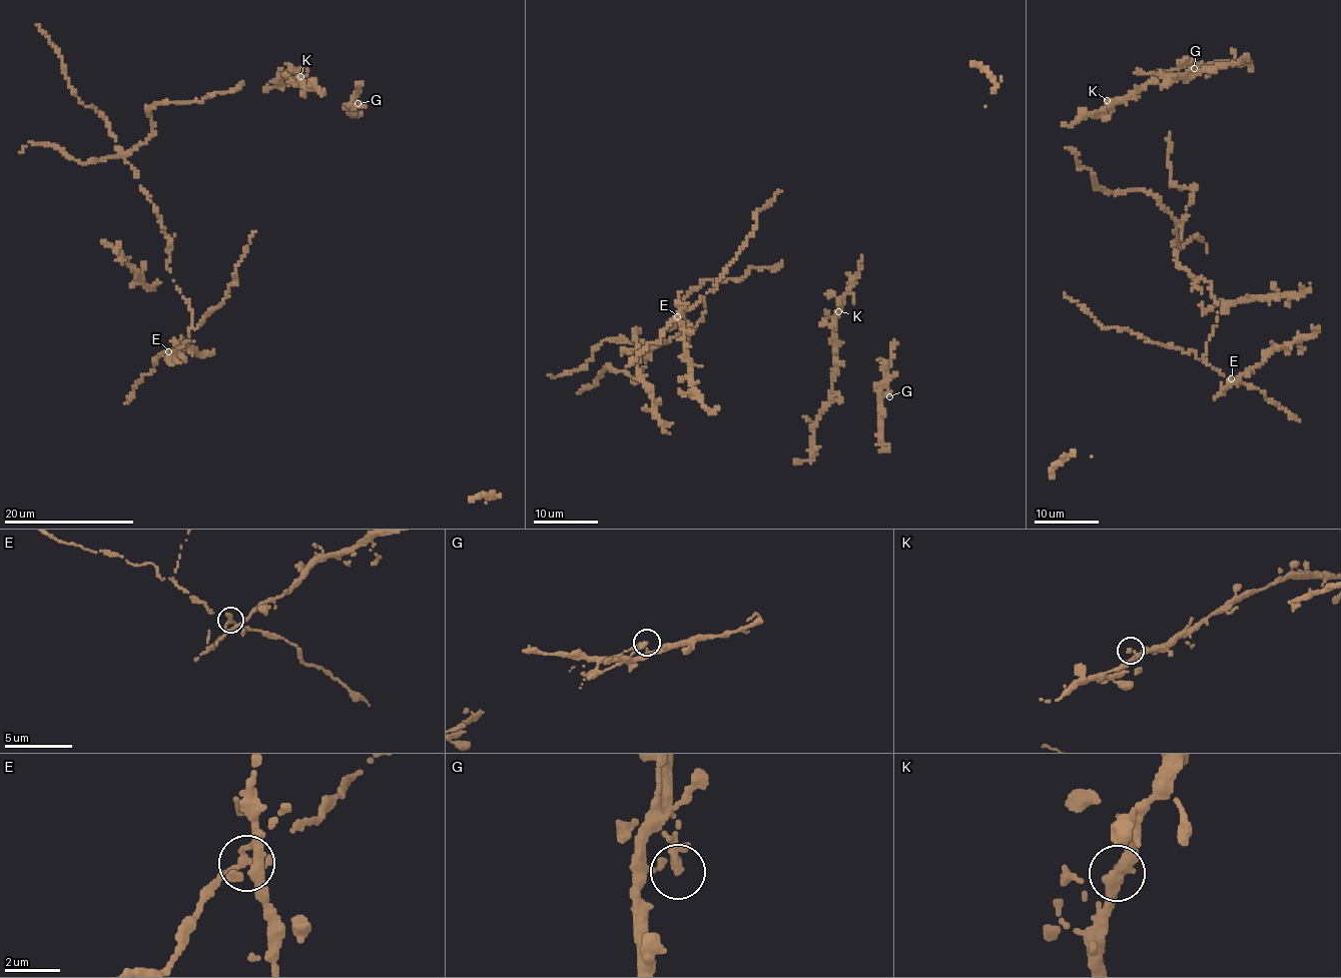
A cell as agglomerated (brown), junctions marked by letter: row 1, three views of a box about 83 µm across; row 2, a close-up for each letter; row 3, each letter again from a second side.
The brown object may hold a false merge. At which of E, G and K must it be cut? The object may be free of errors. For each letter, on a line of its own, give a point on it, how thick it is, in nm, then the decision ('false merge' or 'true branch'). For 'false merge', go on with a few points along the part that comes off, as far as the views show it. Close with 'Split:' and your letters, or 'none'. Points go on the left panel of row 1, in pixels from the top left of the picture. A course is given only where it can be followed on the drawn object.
E: at (168, 351); 240 nm thick; false merge
G: at (358, 103); 240 nm thick; true branch
K: at (300, 76); 200 nm thick; true branch
Split: E

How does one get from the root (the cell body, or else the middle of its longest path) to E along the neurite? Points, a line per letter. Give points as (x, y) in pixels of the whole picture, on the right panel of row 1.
E: (1209, 280), (1217, 302), (1216, 319), (1204, 359), (1221, 375), (1232, 378)

